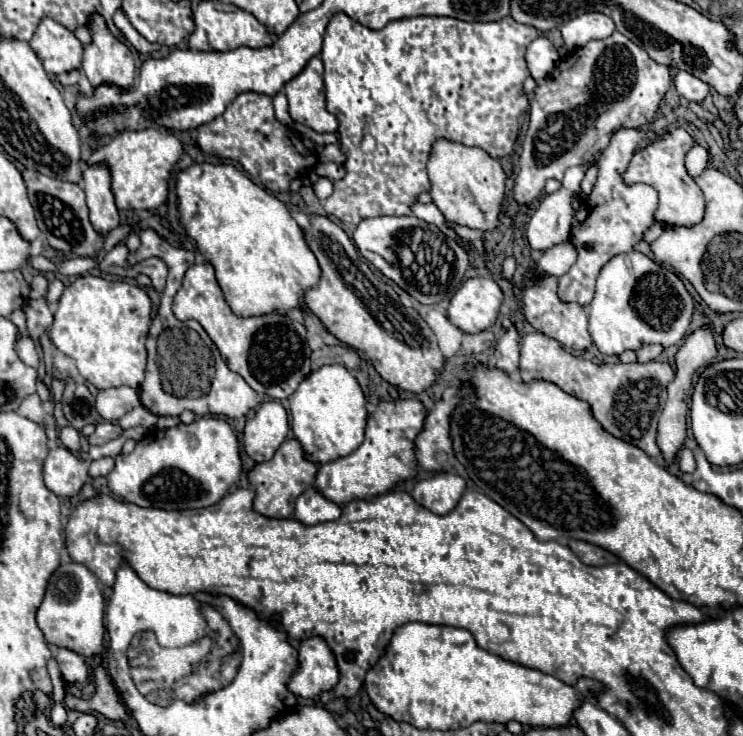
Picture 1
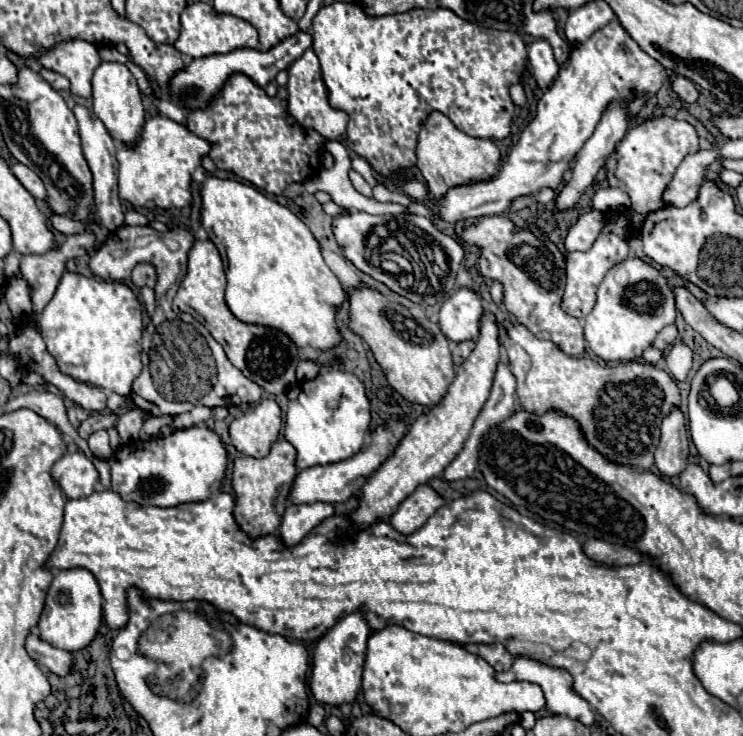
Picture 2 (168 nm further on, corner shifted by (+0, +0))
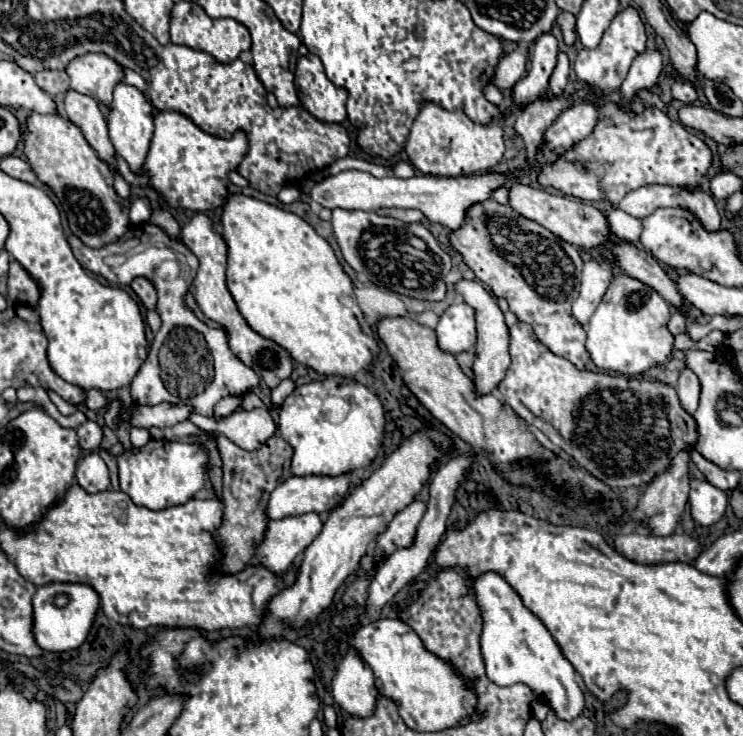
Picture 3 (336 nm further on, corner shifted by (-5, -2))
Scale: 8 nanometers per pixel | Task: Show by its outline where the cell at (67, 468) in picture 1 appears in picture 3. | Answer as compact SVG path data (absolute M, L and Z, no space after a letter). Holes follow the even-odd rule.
M97 452L85 454L77 464L77 484L89 494L109 488L109 470Z

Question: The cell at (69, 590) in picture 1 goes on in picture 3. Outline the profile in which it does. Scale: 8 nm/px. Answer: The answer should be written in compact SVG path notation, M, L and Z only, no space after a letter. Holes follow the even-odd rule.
M45 584L33 596L33 636L39 648L49 652L65 652L79 648L93 624L99 608L97 592L87 584Z

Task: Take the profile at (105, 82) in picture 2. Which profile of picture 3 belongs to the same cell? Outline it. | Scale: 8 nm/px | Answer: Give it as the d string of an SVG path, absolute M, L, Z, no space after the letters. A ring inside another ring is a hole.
M119 82L113 92L113 104L111 104L111 112L107 118L107 126L109 126L109 136L115 146L115 152L127 160L131 172L143 174L145 156L149 152L149 144L151 144L151 136L153 136L153 106L151 106L151 102L137 88L133 88L125 82Z

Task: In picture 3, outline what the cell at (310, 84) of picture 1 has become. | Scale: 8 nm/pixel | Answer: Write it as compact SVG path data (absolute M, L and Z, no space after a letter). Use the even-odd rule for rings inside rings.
M305 54L295 70L297 94L307 112L323 122L343 122L347 118L347 90L335 88L325 76L323 64L315 54Z

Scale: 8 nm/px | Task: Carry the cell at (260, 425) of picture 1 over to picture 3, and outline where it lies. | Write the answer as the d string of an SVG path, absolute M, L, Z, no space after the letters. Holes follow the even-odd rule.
M265 408L235 410L225 418L205 418L195 414L189 420L207 432L221 432L243 450L257 450L277 430L271 414Z

